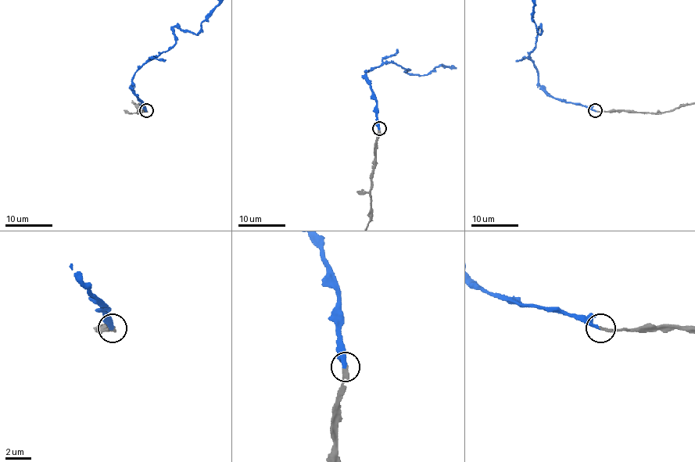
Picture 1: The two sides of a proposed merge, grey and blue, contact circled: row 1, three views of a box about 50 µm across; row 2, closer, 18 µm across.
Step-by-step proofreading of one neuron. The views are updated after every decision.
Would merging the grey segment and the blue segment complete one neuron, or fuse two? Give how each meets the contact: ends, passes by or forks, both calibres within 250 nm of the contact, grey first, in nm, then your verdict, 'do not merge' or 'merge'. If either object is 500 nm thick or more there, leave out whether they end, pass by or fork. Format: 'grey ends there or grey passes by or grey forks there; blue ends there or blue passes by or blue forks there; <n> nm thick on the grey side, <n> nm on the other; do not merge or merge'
grey ends there; blue ends there; 240 nm thick on the grey side, 280 nm on the other; merge

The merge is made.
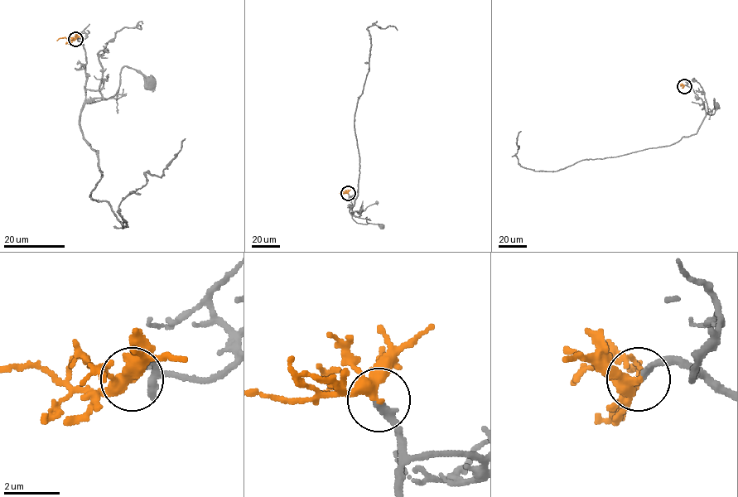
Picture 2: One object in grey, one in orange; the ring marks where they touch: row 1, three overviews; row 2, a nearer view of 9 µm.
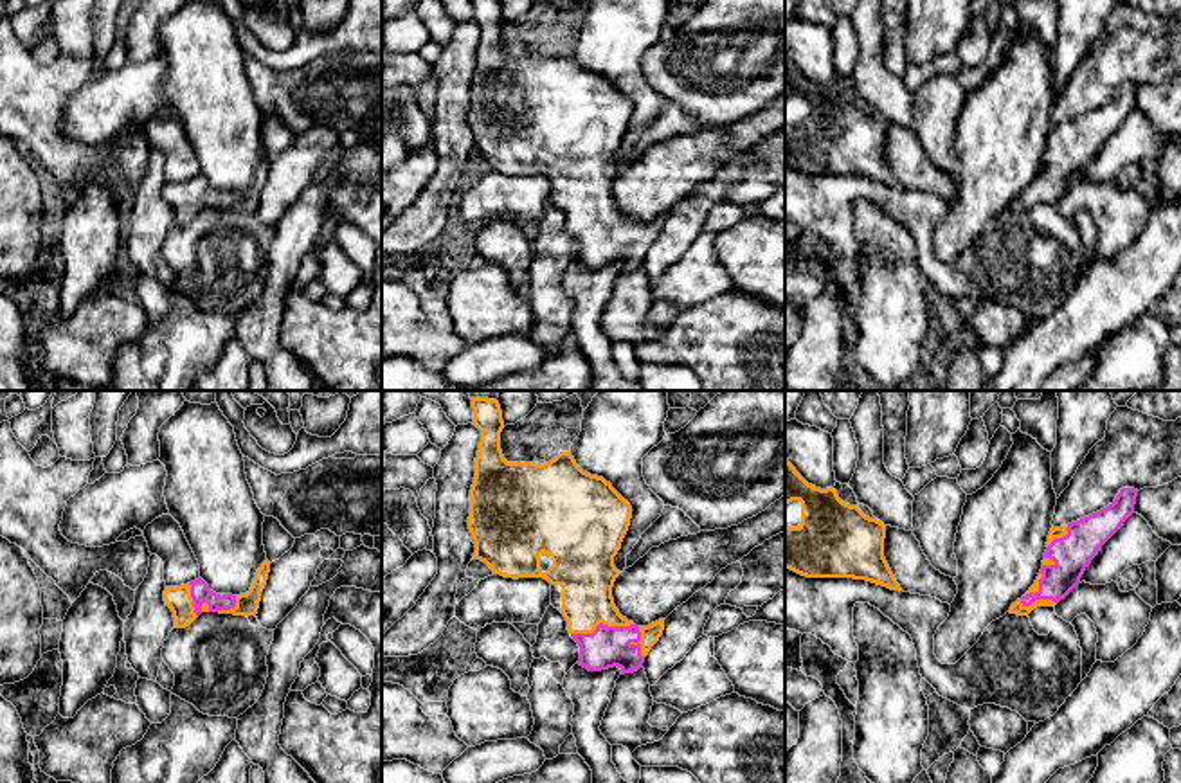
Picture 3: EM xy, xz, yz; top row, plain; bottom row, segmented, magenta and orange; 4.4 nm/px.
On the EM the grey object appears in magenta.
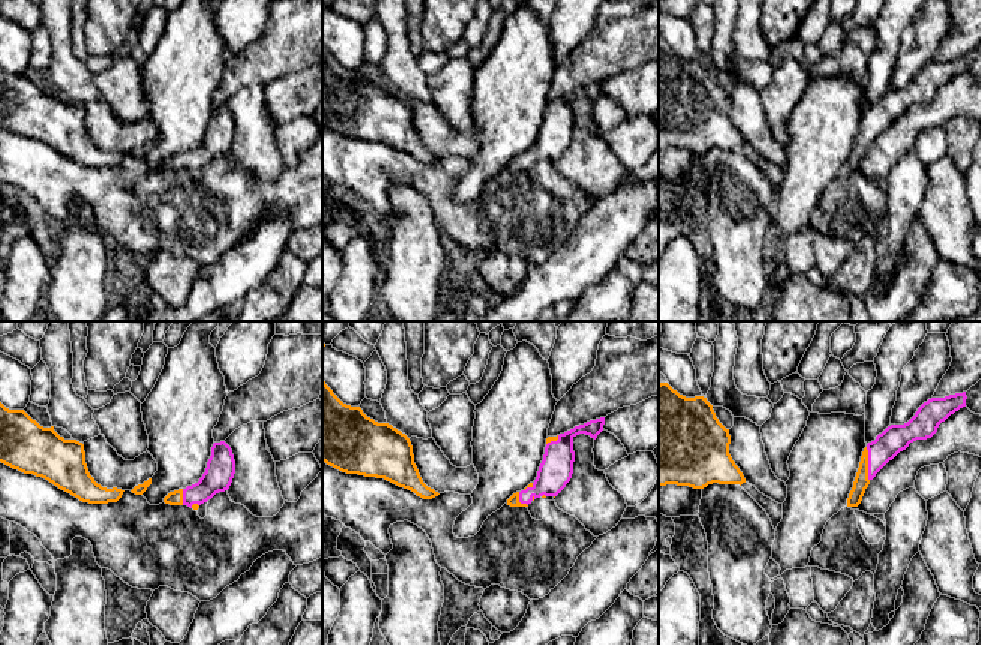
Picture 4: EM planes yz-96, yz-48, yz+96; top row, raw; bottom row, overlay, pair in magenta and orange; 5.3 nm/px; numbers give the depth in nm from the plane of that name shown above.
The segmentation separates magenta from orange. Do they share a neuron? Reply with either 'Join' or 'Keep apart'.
Join

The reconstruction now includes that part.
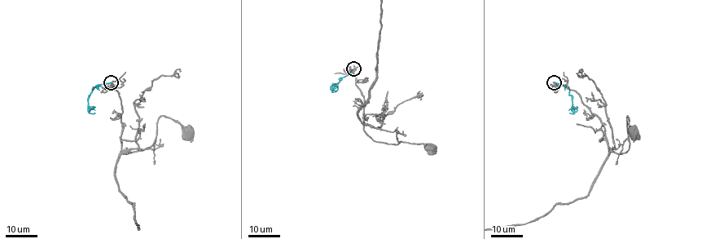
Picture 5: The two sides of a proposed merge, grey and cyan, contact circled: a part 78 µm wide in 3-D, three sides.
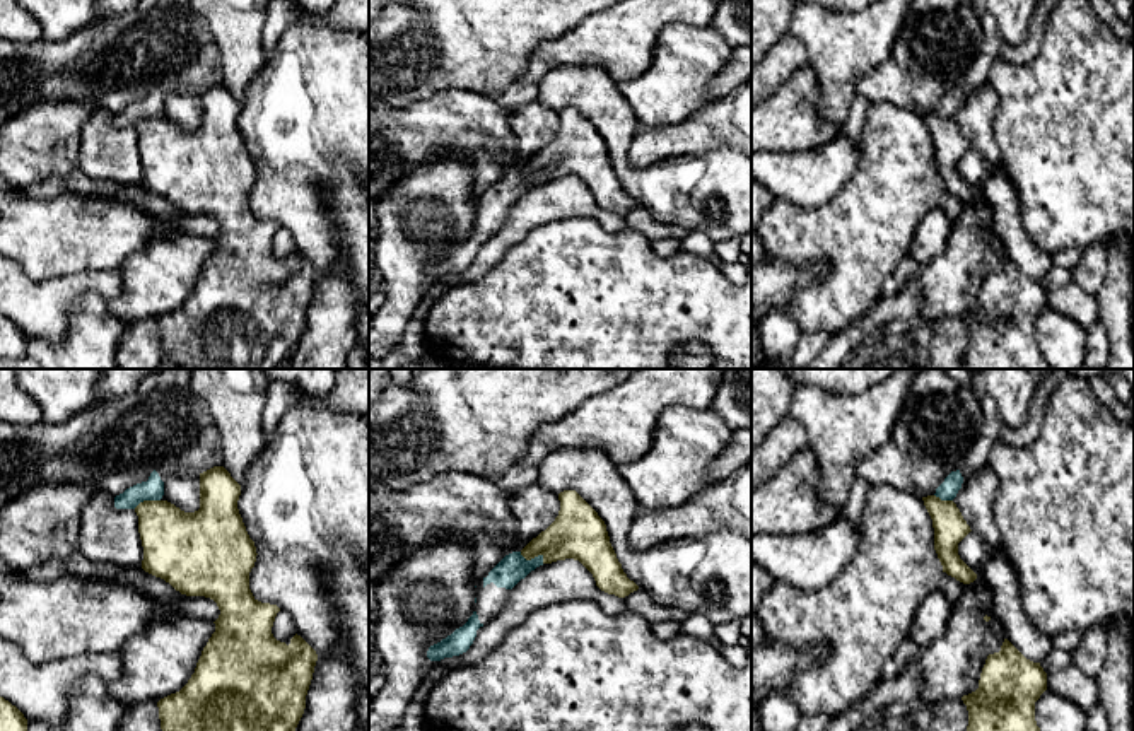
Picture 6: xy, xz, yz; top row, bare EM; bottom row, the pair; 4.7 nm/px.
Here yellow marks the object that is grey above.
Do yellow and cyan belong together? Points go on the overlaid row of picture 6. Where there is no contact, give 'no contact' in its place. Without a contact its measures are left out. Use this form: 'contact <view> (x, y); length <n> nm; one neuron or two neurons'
contact xz (533, 557); length 130 nm; two neurons

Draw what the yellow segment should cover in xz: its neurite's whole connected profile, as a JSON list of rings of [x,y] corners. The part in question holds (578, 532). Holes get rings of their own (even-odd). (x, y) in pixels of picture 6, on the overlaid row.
[[[576,490],[560,492],[558,500],[555,521],[533,538],[521,555],[526,560],[541,555],[543,564],[574,558],[593,574],[601,591],[618,598],[637,591],[639,586],[623,572],[598,512]]]

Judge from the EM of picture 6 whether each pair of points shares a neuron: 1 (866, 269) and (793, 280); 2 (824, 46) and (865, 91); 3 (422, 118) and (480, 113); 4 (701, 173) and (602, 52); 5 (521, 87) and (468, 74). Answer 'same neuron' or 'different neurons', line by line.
1: different neurons
2: different neurons
3: same neuron
4: different neurons
5: different neurons

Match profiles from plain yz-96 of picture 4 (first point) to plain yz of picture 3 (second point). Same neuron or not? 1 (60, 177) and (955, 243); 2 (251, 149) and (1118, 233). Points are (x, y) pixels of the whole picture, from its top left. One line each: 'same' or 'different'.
1: different
2: same

